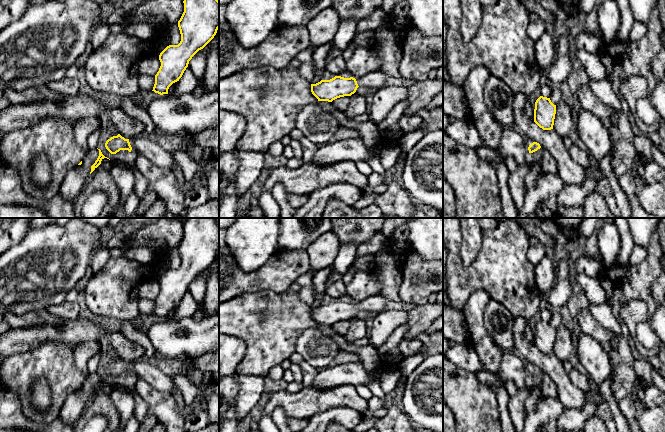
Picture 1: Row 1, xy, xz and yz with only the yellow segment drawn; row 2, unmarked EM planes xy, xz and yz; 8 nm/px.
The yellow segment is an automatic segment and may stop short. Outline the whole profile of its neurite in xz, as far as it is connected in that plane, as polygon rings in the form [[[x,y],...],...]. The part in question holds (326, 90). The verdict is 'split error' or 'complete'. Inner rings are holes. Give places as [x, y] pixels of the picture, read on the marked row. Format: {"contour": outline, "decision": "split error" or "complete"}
{"contour": [[[380,70],[370,72],[358,79],[335,76],[330,80],[321,80],[316,84],[311,84],[311,92],[318,101],[332,102],[340,97],[351,96],[359,86],[380,89],[385,86],[388,77]]], "decision": "split error"}

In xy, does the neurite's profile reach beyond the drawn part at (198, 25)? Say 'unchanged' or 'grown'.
unchanged

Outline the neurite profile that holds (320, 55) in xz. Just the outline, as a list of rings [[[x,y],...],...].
[[[333,40],[329,43],[323,44],[317,47],[312,55],[312,61],[317,68],[318,72],[320,73],[321,77],[325,71],[325,65],[328,60],[328,52],[334,46]]]

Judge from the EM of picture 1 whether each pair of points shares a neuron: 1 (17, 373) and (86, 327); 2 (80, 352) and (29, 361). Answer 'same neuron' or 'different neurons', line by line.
1: different neurons
2: different neurons

